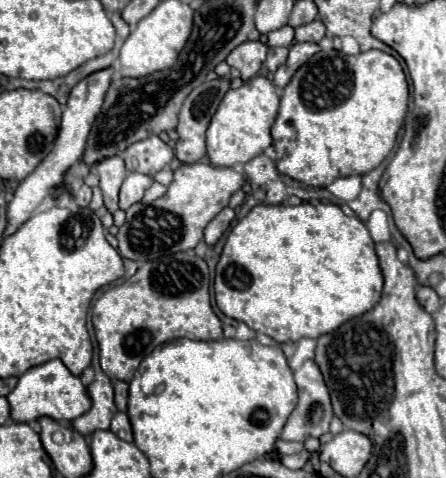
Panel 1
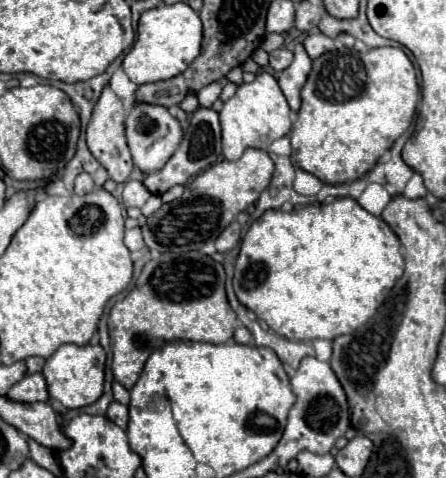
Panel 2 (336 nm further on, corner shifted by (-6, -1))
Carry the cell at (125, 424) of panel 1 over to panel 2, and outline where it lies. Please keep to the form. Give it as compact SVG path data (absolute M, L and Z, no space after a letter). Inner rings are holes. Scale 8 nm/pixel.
M112 401L106 415L108 415L108 419L110 419L112 423L116 423L120 429L126 429L126 425L128 425L128 407L126 407L126 405L122 405L122 403L118 403L118 401Z

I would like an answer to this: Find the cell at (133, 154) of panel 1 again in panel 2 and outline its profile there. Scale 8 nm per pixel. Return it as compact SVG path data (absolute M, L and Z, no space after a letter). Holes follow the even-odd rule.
M134 103L134 107L130 109L126 117L126 139L128 139L134 165L142 173L152 173L152 171L162 169L162 165L166 165L166 161L178 149L182 141L182 127L180 127L180 121L172 117L166 107Z

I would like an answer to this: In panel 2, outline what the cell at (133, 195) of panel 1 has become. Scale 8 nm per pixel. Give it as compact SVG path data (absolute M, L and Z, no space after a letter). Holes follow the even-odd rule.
M130 179L130 181L124 183L122 203L124 203L126 209L128 209L128 207L142 207L148 197L150 197L150 191L142 185L142 181Z

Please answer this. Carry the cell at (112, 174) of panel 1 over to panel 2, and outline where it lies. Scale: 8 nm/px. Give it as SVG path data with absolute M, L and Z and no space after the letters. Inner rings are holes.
M110 85L104 87L98 103L94 105L94 111L92 111L92 119L88 123L88 129L86 129L86 143L88 143L88 149L92 151L92 155L100 161L102 167L108 169L108 175L116 181L116 183L124 183L132 169L134 169L134 163L132 163L132 155L128 151L128 145L126 145L126 135L124 135L124 119L126 119L126 113L124 113L124 107L122 107L122 101L114 95L114 91L110 89Z

